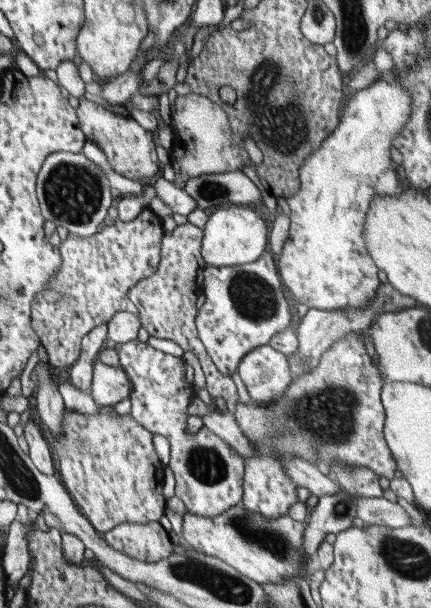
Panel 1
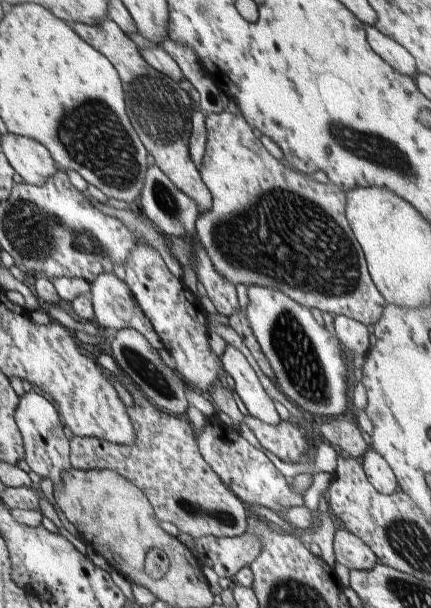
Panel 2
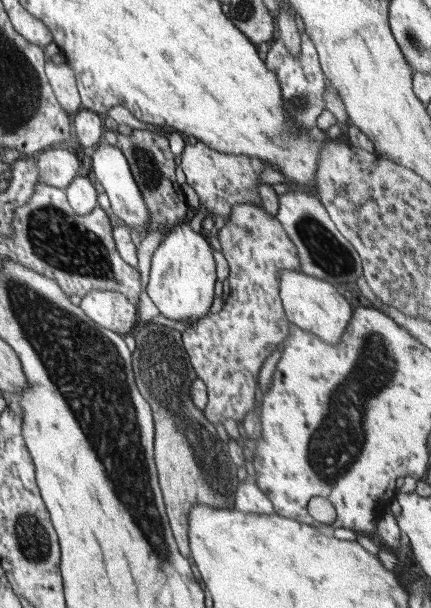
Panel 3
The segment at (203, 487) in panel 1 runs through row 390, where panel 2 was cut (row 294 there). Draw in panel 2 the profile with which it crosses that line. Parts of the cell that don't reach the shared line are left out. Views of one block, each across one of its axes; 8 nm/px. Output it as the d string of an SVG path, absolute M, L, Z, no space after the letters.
M136 244L124 266L131 295L150 320L164 348L174 357L176 373L184 376L184 382L209 392L213 382L224 374L224 368L208 344L210 332L202 304L181 279L172 275L159 253L146 244Z

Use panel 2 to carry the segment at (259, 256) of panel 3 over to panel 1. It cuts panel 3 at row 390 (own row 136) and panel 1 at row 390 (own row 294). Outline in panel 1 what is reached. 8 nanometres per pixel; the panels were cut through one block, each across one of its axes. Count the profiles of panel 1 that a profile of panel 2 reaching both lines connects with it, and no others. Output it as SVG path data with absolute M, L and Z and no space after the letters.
M351 332L345 338L335 342L322 357L318 366L306 374L296 374L293 383L286 389L284 396L269 404L237 402L236 412L232 412L238 426L255 446L253 456L244 456L245 473L242 485L244 508L259 512L265 517L279 517L288 514L288 508L299 502L294 481L285 473L281 458L284 455L300 457L315 463L319 456L331 466L332 461L342 461L353 467L371 468L376 475L392 480L397 470L397 462L387 445L383 430L386 411L382 404L381 392L383 380L377 364L364 346L361 332Z

